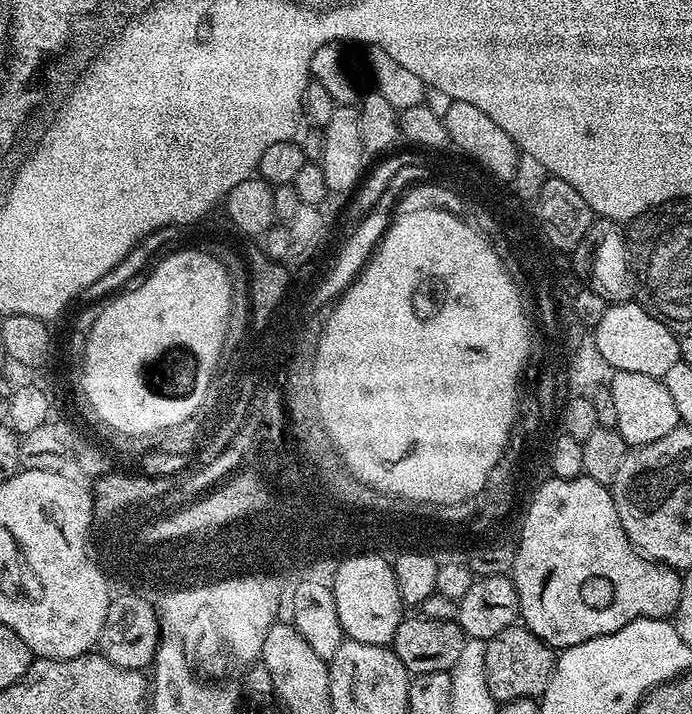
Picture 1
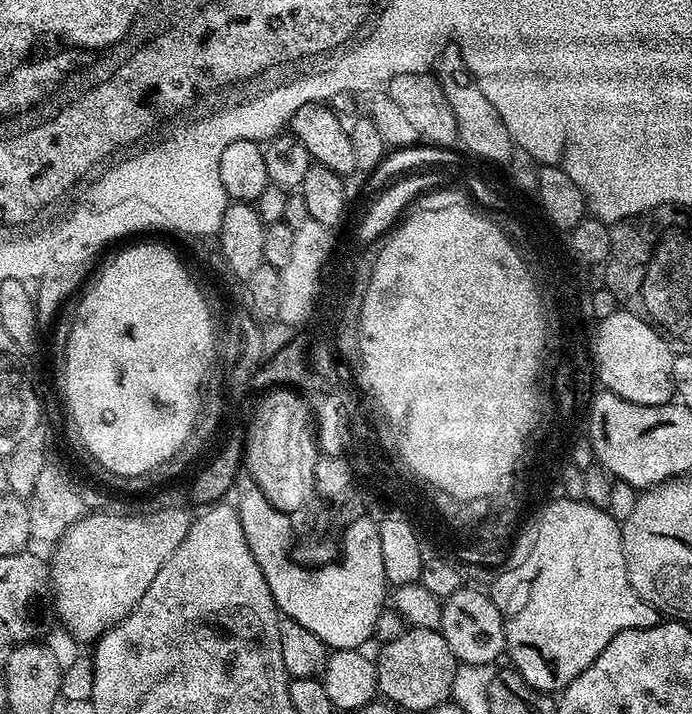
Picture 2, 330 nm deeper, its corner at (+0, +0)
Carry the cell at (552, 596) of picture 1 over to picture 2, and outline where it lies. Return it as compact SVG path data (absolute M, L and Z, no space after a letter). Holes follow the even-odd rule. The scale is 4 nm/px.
M585 499L569 500L563 505L552 504L552 507L544 511L543 515L533 516L525 524L528 525L521 530L520 537L517 538L516 545L512 548L508 569L497 574L496 581L493 582L492 588L490 587L490 595L504 616L504 643L507 655L509 657L512 655L511 667L518 674L522 674L522 678L526 678L526 682L539 692L559 694L566 686L570 686L570 682L574 682L574 678L578 678L578 674L582 674L582 670L586 670L586 666L590 666L594 662L594 658L598 658L598 654L602 654L602 650L606 650L608 643L619 632L631 628L652 628L658 623L658 613L652 605L647 604L640 597L630 582L626 570L626 558L622 550L622 534L620 533L622 524L615 520L607 510L589 504Z

